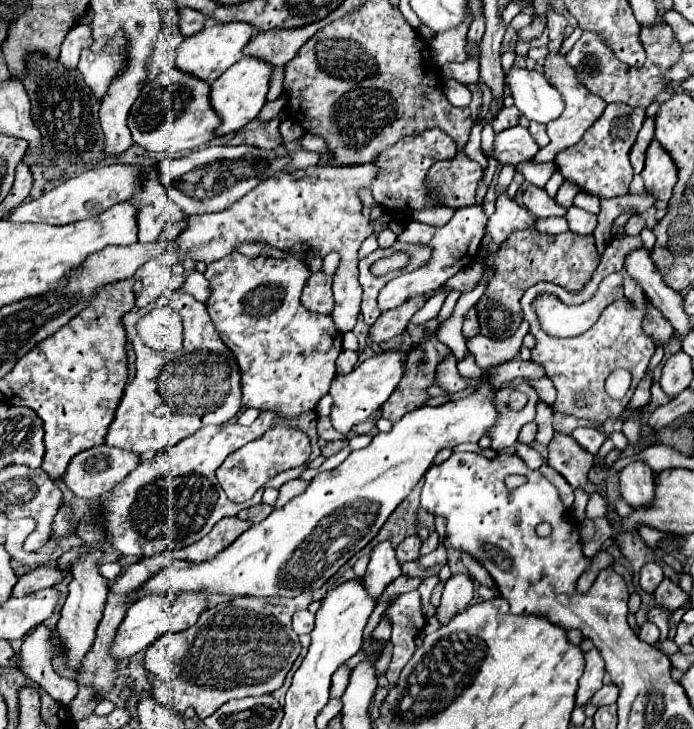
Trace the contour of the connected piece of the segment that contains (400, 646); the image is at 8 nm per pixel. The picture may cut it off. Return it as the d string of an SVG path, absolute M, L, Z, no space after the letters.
M415 590L401 594L387 612L393 622L393 658L387 674L389 674L389 682L397 682L401 668L415 652L415 636L425 626L419 592Z

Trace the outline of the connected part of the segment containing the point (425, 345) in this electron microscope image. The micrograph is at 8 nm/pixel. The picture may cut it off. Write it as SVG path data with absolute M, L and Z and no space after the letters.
M427 328L423 330L423 340L419 344L415 344L409 352L407 352L407 358L405 358L405 374L403 374L403 380L399 382L399 386L395 388L395 392L391 394L391 398L379 408L381 410L381 418L387 418L391 420L393 424L397 420L401 420L407 412L415 410L415 408L421 408L427 400L429 400L429 394L427 394L427 388L435 384L435 372L437 372L437 366L441 360L445 360L451 350L439 342L437 338L437 332L429 332Z

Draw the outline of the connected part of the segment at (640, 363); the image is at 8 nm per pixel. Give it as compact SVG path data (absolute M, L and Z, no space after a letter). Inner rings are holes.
M623 236L623 238L611 240L611 244L607 244L607 248L603 252L603 258L601 258L597 270L593 272L593 276L587 282L585 290L579 292L579 294L571 294L571 292L567 292L561 286L555 286L551 282L539 282L539 284L531 286L525 292L525 296L521 298L525 320L531 324L531 334L537 338L537 346L531 350L531 360L537 362L545 370L545 376L551 378L555 388L557 388L557 398L551 404L551 408L555 412L563 412L563 414L571 414L575 418L591 420L597 428L601 428L609 418L615 420L625 410L627 402L631 400L631 396L633 396L633 392L635 392L635 388L639 384L639 380L645 376L647 364L649 364L649 360L651 360L651 356L653 356L653 352L657 348L653 338L649 338L641 328L645 306L647 306L645 292L641 290L641 286L625 270L625 256L629 252L633 252L633 250L639 250L639 248L643 248L643 242L641 242L639 236ZM611 272L619 272L625 278L625 282L623 282L623 298L619 298L617 302L607 306L603 310L601 318L587 332L583 332L577 338L553 338L553 336L545 334L541 330L539 318L537 318L537 314L533 310L533 302L535 302L537 296L553 294L563 304L571 304L571 306L573 304L583 304L585 300L589 300L595 294L599 282ZM615 368L625 368L625 370L629 370L633 374L631 388L621 400L613 400L605 392L605 380ZM591 390L599 390L599 392L591 392Z

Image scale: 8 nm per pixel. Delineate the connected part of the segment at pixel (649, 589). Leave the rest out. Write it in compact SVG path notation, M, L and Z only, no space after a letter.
M649 562L649 564L645 564L645 566L641 568L639 586L641 586L641 590L643 590L643 592L653 594L661 580L663 580L663 568L661 568L661 566L657 566L657 564Z

